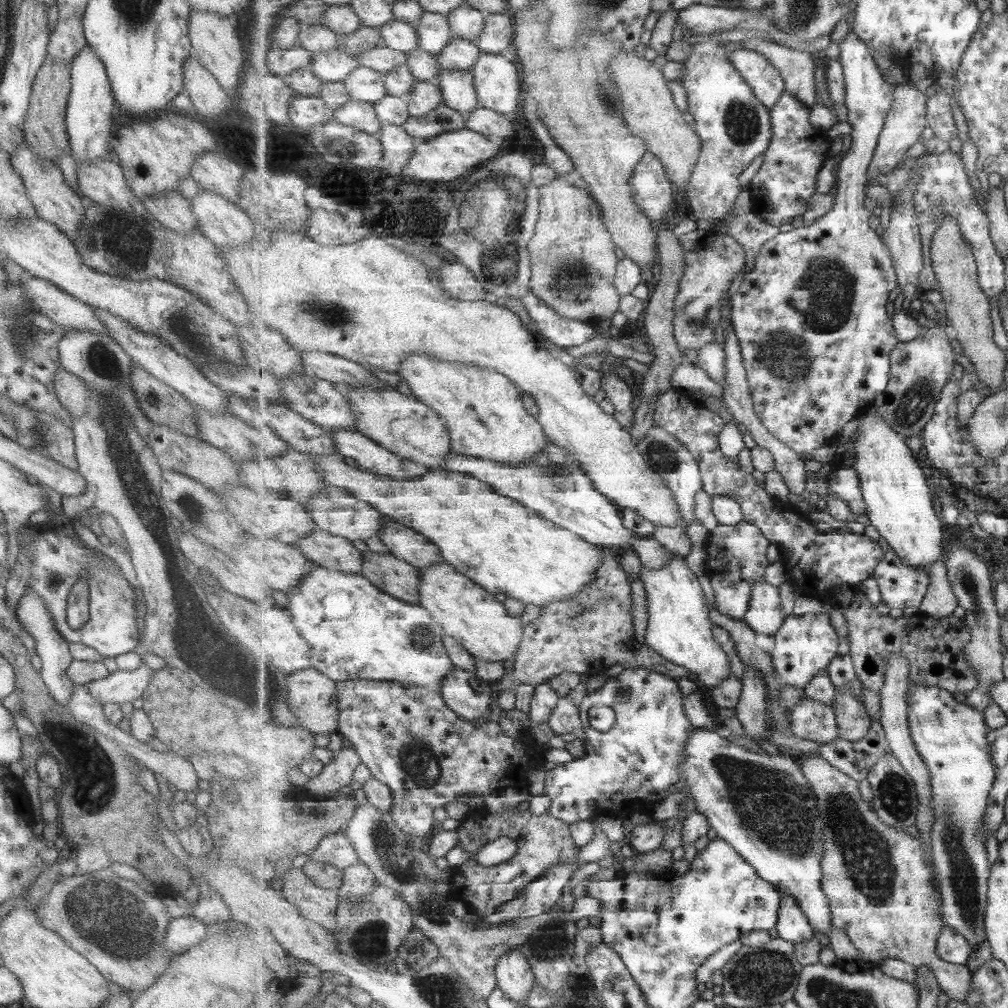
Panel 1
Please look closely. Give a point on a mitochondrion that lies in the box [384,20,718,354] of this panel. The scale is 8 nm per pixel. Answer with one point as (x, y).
(499, 265)

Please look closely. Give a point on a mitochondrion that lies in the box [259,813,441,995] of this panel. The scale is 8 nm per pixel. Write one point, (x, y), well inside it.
(384, 846)

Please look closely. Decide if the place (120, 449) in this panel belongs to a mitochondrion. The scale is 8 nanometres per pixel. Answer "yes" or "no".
yes

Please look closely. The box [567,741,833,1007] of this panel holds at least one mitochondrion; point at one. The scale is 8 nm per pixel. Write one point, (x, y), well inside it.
(767, 802)

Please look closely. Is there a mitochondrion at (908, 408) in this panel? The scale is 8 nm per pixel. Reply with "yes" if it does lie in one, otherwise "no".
yes

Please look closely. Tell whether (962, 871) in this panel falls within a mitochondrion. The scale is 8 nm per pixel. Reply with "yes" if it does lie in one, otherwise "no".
yes

